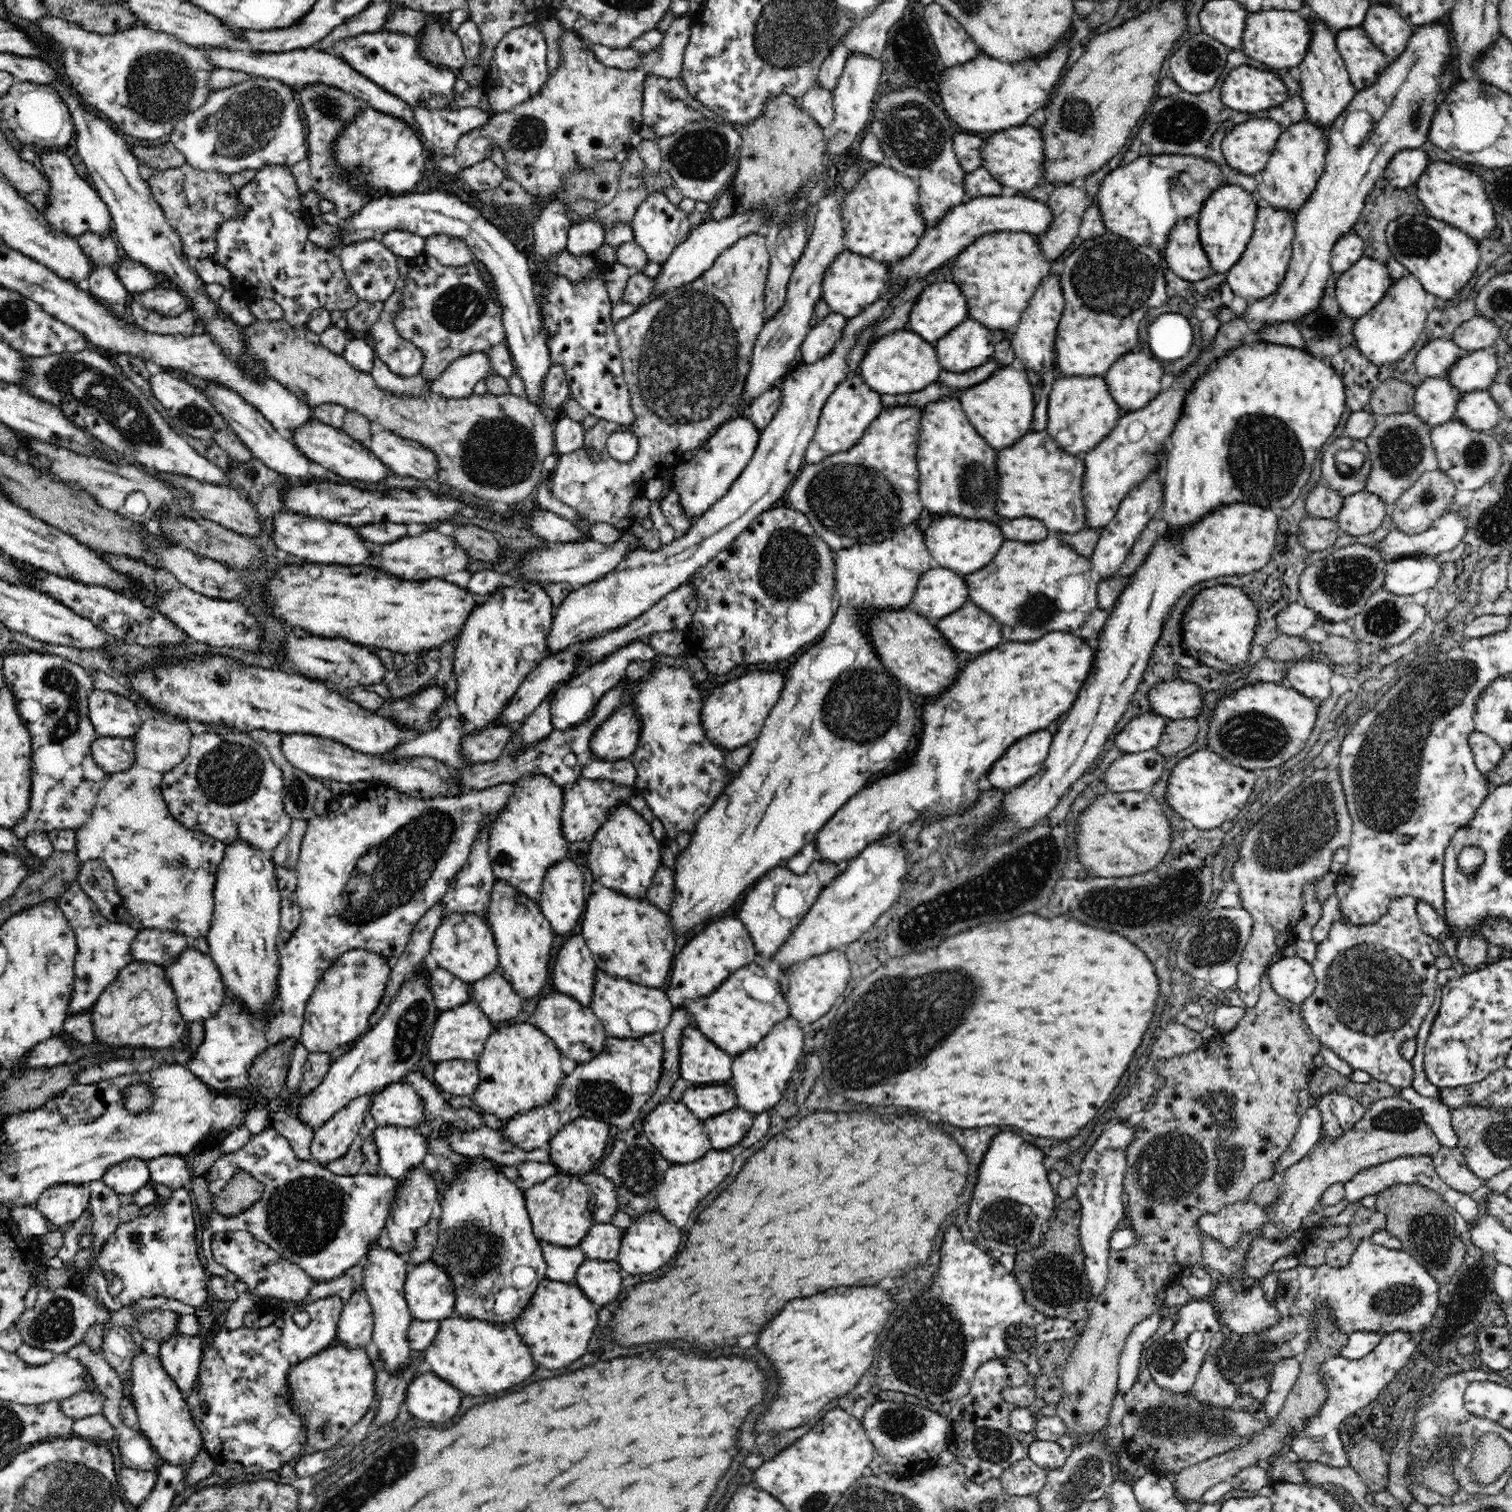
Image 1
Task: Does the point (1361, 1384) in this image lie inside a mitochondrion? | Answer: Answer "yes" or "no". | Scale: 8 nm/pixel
no

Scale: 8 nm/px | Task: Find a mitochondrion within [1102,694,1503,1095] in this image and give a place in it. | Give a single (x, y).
(1373, 992)

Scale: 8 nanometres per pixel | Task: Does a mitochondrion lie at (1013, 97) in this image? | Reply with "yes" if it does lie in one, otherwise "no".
no

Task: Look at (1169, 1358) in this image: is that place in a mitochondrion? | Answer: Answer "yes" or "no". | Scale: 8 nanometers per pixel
yes

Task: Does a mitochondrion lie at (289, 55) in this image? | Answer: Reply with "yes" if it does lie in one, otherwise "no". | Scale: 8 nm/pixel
no

